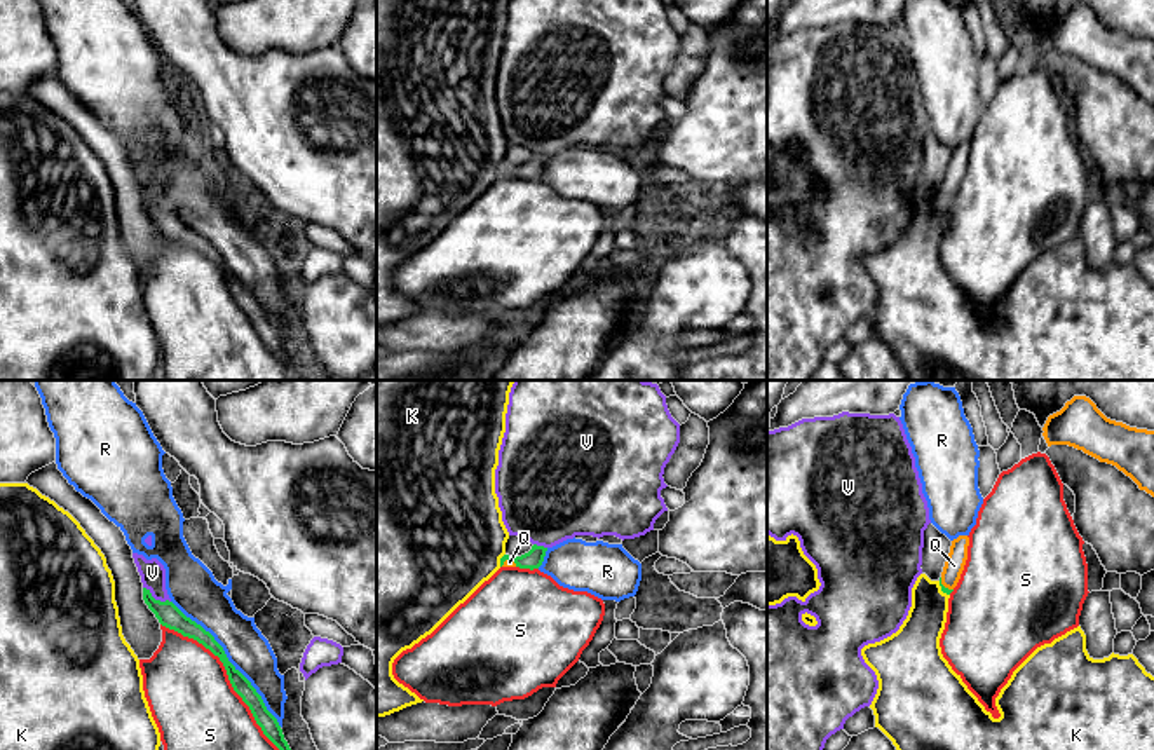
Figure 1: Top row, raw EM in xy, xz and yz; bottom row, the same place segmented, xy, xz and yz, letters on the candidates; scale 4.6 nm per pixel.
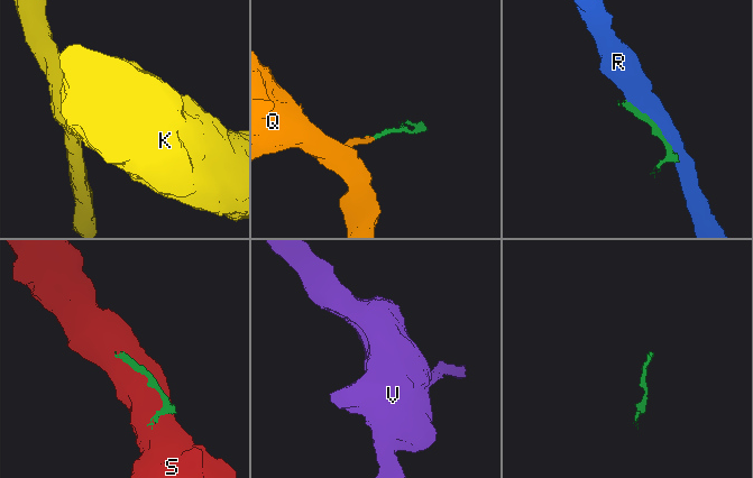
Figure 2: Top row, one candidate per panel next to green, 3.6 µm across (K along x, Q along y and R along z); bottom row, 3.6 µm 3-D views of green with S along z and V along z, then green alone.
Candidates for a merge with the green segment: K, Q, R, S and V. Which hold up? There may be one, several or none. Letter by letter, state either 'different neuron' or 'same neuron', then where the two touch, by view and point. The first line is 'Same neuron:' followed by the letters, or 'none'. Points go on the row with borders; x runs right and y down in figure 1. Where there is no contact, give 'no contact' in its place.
Same neuron: Q
K: different neuron; contact xz (501, 560)
Q: same neuron; contact xz (508, 559)
R: different neuron; contact xy (229, 661)
S: different neuron; contact xy (227, 674)
V: different neuron; contact xy (157, 600)

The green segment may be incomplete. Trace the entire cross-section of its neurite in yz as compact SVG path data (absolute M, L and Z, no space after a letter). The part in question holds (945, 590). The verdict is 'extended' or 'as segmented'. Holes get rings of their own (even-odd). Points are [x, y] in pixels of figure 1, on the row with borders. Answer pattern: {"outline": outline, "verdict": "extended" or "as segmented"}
{"outline": "M959 535L957 539L952 541L950 553L940 577L941 591L947 595L954 591L961 579L961 574L967 560L967 546L969 546L967 535Z", "verdict": "extended"}

